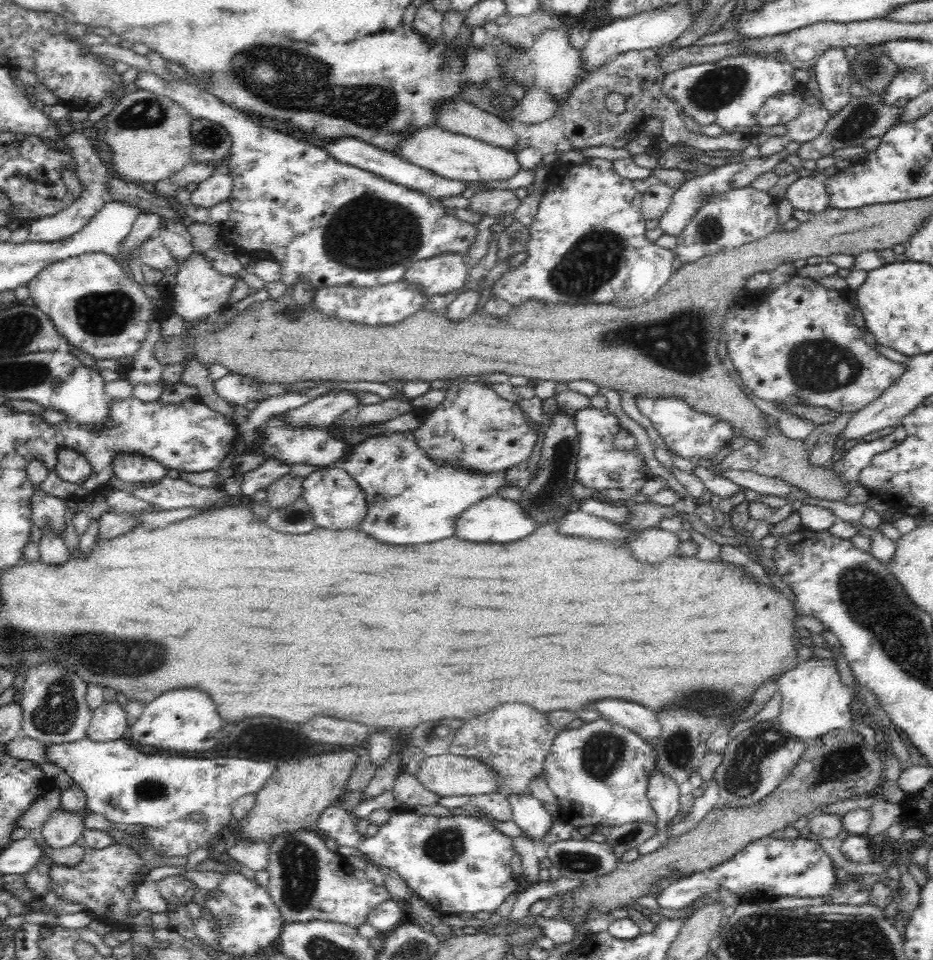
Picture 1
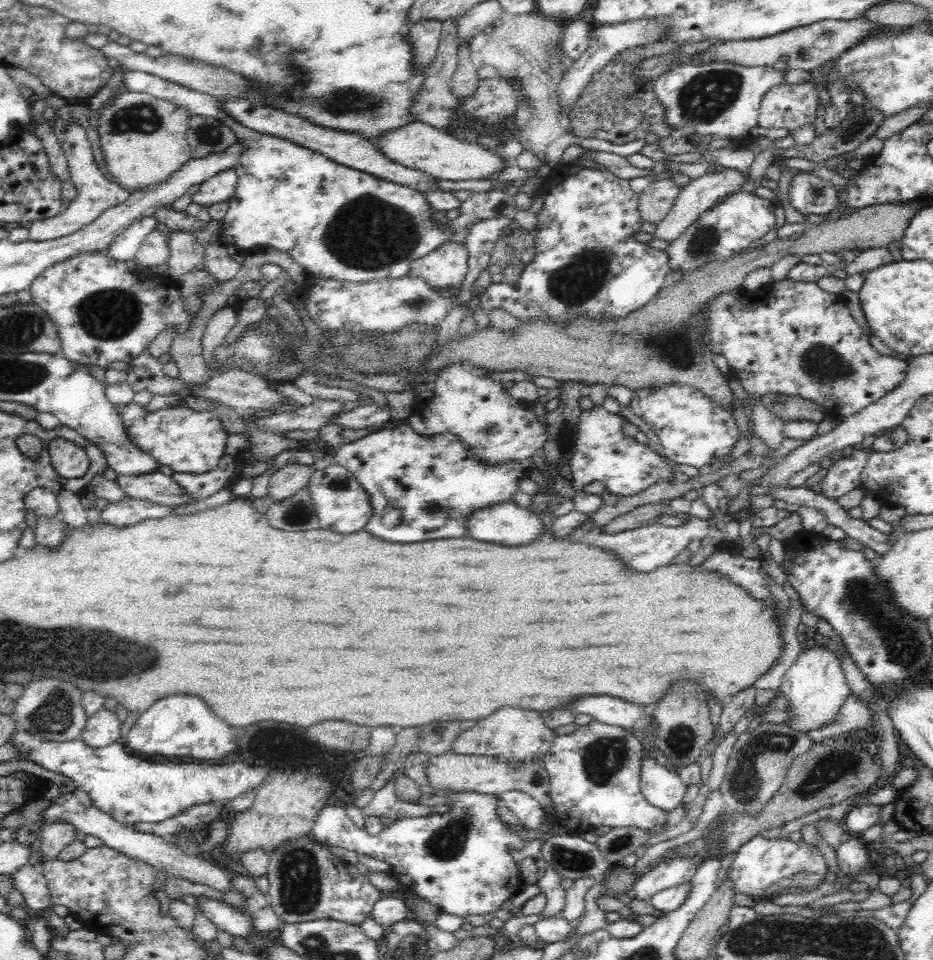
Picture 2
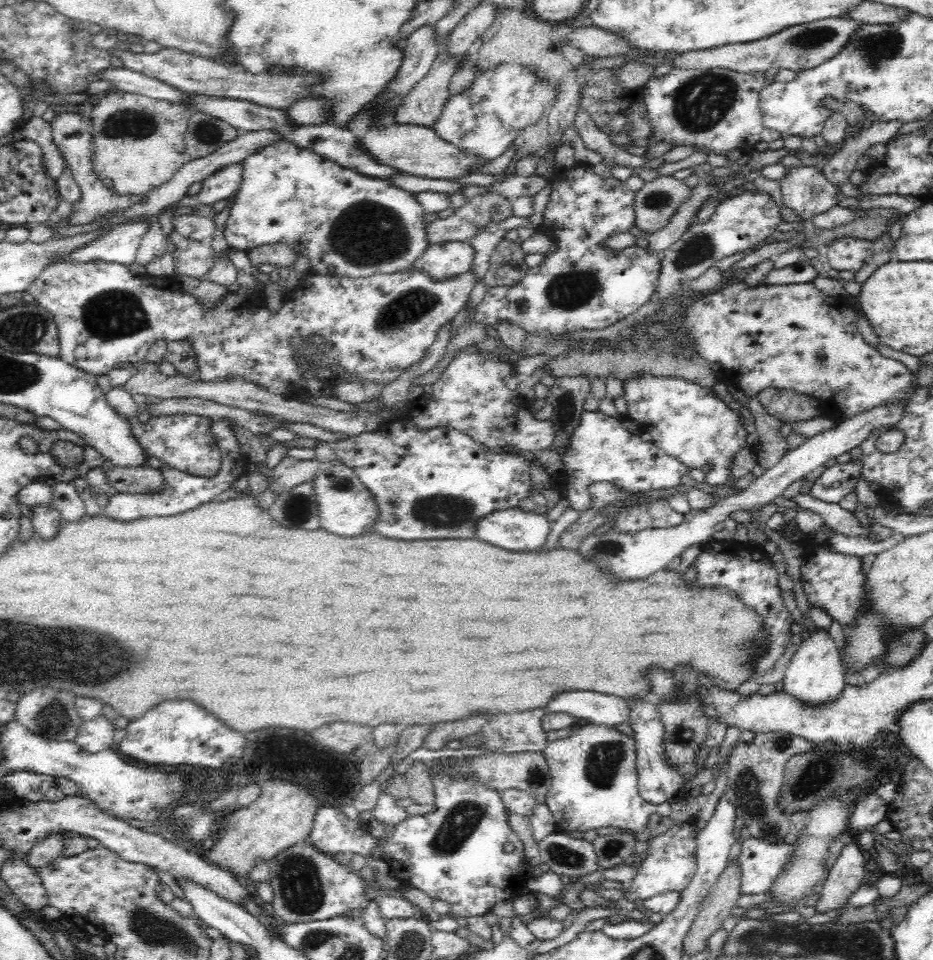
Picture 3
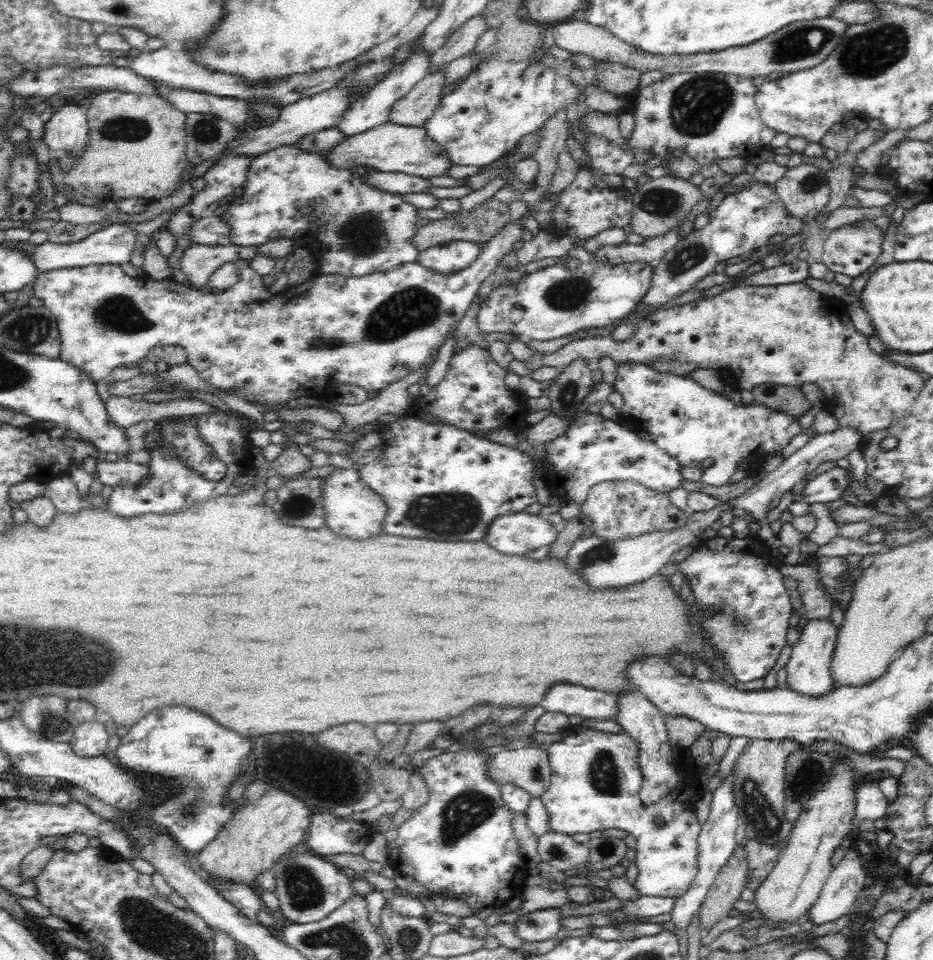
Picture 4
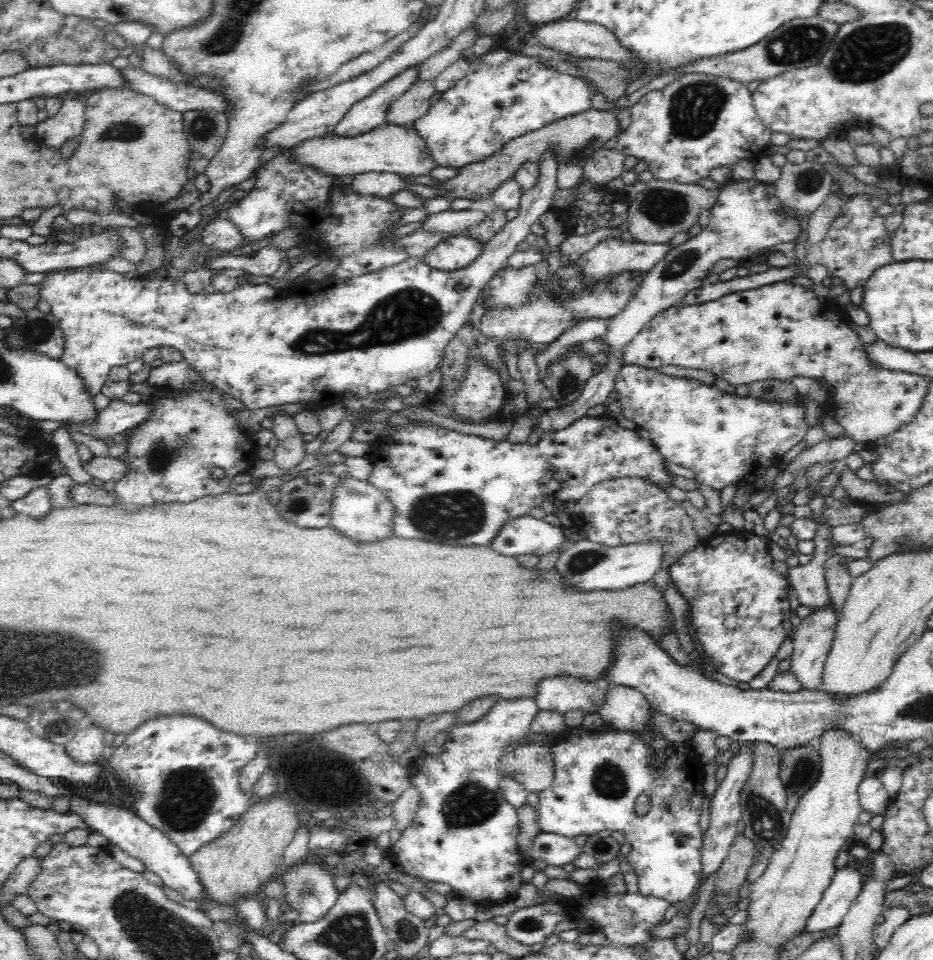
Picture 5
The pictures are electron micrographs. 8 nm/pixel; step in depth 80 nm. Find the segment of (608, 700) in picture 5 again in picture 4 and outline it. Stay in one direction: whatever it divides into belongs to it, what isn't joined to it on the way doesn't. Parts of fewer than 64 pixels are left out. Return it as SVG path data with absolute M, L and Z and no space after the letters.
M625 689L616 693L618 713L615 722L622 727L624 735L632 737L640 745L640 767L643 783L639 799L644 807L654 804L662 794L678 784L678 765L671 751L668 730L663 722L664 716L640 692Z

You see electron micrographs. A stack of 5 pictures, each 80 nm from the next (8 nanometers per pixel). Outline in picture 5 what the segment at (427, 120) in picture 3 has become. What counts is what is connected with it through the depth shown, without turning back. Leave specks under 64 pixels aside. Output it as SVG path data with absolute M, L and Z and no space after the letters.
M416 81L398 100L390 104L385 121L407 126L422 118L430 107L429 97L434 93L432 81Z

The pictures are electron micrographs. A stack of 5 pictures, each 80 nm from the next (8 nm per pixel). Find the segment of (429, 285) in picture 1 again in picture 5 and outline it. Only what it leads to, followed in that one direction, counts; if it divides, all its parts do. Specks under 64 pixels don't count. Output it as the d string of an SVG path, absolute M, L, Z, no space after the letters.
M468 235L449 236L438 242L423 257L432 269L451 272L464 269L482 255L484 244Z

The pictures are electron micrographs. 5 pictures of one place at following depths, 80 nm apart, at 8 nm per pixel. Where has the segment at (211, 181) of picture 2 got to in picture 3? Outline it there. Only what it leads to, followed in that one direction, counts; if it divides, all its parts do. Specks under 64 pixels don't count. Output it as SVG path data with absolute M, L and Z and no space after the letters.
M242 162L228 164L218 168L214 174L204 178L202 188L196 195L200 204L214 204L219 200L230 199L240 186L243 179Z

